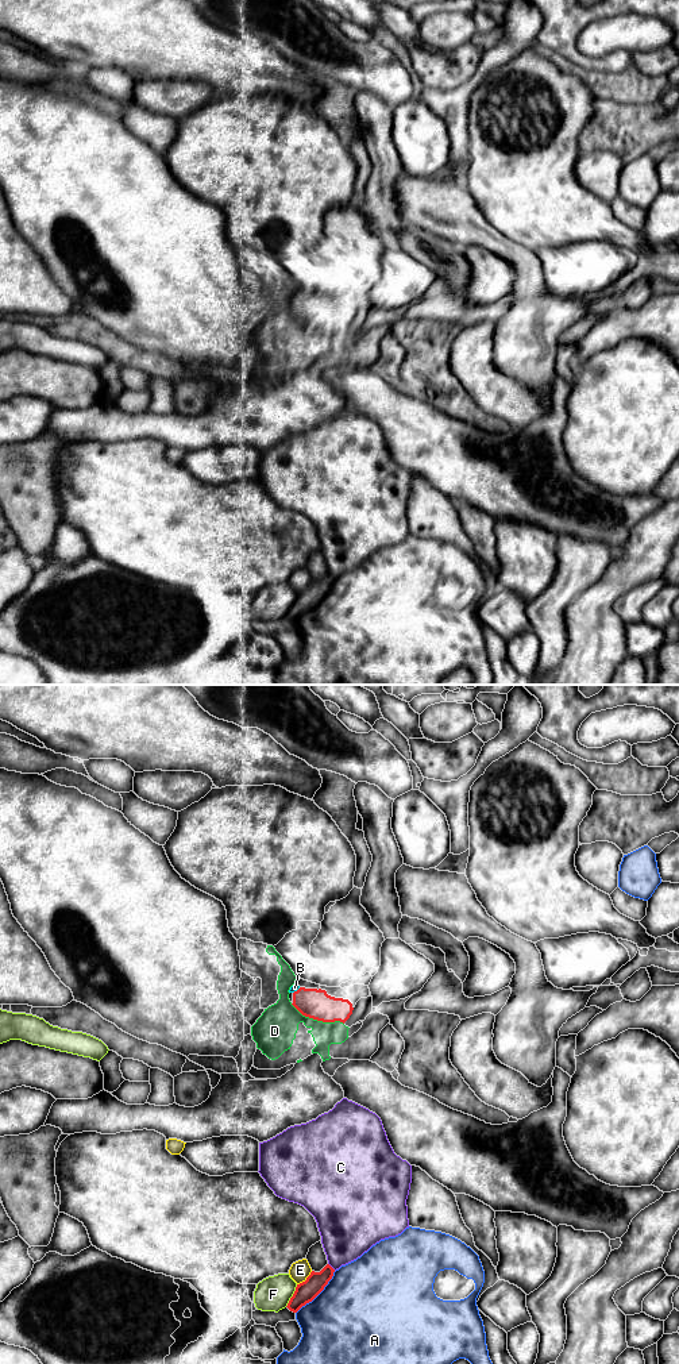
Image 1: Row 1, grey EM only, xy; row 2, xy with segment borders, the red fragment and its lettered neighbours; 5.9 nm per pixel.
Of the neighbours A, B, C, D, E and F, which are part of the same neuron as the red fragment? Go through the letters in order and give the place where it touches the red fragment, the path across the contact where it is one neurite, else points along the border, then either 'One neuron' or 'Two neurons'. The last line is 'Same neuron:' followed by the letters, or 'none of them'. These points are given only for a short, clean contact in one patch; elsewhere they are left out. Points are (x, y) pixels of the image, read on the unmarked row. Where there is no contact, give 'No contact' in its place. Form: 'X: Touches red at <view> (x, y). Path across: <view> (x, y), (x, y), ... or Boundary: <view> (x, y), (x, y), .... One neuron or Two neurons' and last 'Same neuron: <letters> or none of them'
A: Touches red at xy (317, 602). Two neurons
B: Touches red at xy (297, 299). Path across: xy (315, 312), (309, 311), (297, 299), (294, 296). One neuron
C: Touches red at xy (331, 575). Two neurons
D: Touches red at xy (317, 328). Boundary: xy (290, 312), (305, 324), (323, 330), (340, 330), (343, 332). Two neurons
E: Touches red at xy (307, 588). Two neurons
F: Touches red at xy (293, 604). Two neurons
Same neuron: B

